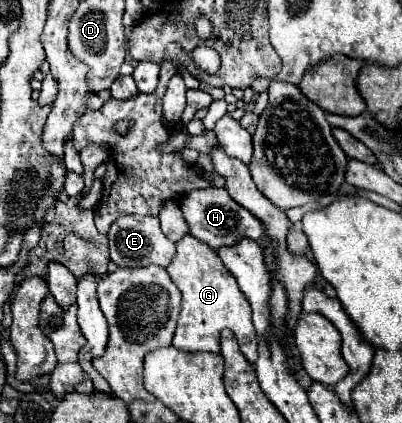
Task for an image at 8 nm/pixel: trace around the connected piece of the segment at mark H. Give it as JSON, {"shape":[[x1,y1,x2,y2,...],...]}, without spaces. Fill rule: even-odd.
{"shape":[[206,187,206,189,188,191,180,199,180,209,190,227,190,235,204,241,212,249,220,249,224,245,234,245,242,237,250,237,250,239,258,241,264,235,264,227,260,227,260,221,250,211,244,211,244,207,240,207,228,195,228,191,224,187]]}

